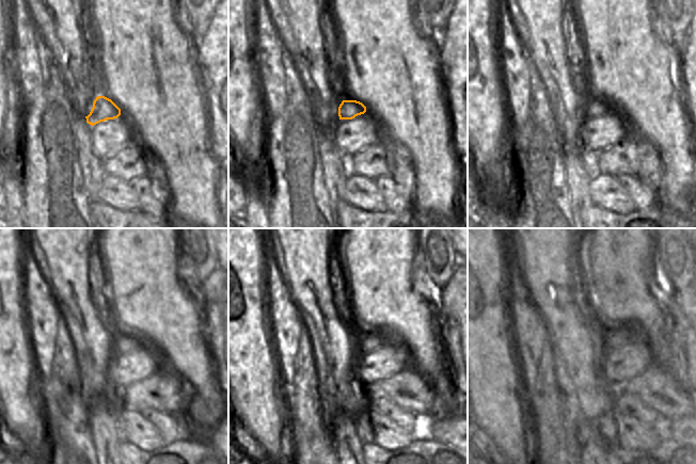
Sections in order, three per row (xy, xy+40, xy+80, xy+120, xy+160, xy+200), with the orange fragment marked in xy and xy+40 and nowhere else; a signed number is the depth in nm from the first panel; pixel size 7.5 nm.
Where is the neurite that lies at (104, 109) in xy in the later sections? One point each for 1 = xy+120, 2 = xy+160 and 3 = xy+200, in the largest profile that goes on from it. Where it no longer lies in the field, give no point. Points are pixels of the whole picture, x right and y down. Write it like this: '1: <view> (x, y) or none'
1: xy+120 (124, 344)
2: xy+160 (379, 337)
3: xy+200 (615, 338)

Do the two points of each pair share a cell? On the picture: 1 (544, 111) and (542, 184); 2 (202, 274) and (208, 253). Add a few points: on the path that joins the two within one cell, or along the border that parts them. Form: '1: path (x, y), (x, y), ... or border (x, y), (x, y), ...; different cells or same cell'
1: path (542, 129), (542, 165); same cell
2: path (202, 269), (203, 258); same cell

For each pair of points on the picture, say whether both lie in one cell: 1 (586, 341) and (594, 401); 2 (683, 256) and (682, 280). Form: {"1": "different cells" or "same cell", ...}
{"1": "same cell", "2": "same cell"}

